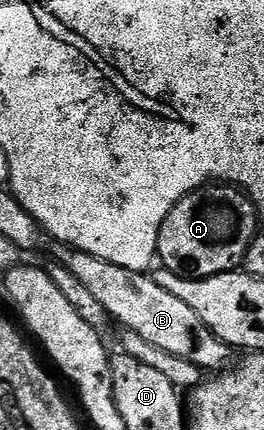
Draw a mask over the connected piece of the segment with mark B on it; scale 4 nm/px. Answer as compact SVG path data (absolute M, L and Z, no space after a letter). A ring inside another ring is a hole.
M66 244L58 245L57 248L58 260L85 285L86 292L111 317L118 318L126 326L126 331L143 336L147 344L155 344L155 348L163 348L163 352L171 352L171 356L195 364L202 372L221 372L230 365L231 347L209 329L209 325L199 317L195 308L191 308L191 304L185 302L180 293L172 294L167 287L149 278L153 276L148 273L137 274L133 270L119 268L99 256L91 256Z

